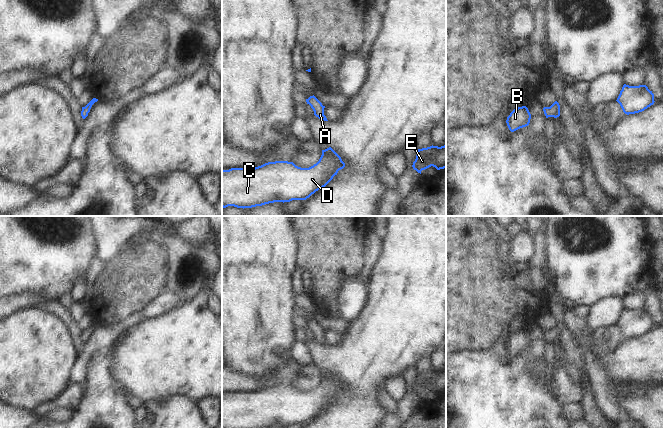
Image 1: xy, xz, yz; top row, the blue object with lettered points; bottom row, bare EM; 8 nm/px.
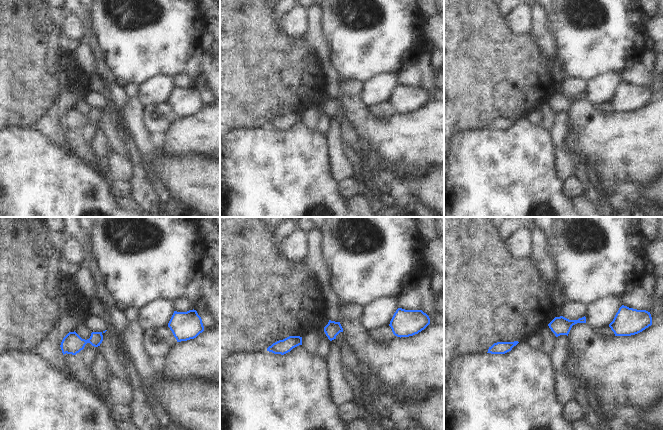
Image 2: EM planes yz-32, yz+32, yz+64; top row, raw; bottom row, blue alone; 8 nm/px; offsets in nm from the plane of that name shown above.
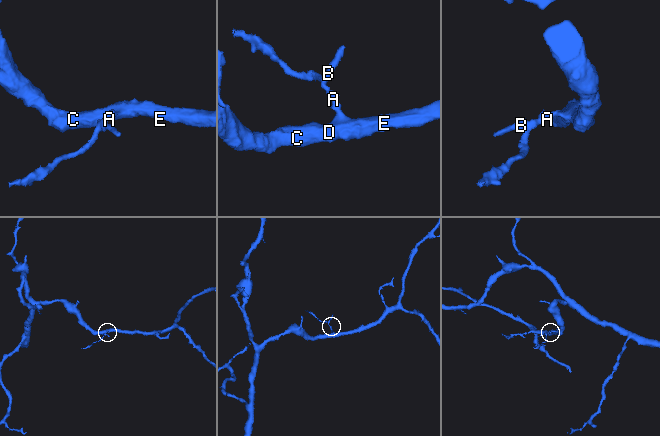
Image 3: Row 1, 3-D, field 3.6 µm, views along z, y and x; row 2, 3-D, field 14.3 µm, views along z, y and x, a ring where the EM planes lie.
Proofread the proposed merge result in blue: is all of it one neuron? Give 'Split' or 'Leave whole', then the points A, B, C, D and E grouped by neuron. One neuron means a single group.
Leave whole. Groups: A B C D E.

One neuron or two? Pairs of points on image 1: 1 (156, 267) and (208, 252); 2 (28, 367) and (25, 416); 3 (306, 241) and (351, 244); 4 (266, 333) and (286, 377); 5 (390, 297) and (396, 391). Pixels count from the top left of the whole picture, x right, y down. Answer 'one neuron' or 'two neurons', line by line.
1: two neurons
2: two neurons
3: one neuron
4: two neurons
5: two neurons

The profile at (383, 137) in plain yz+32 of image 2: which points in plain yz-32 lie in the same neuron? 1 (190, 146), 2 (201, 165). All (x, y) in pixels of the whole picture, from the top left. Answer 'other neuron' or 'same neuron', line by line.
1: same neuron
2: other neuron

